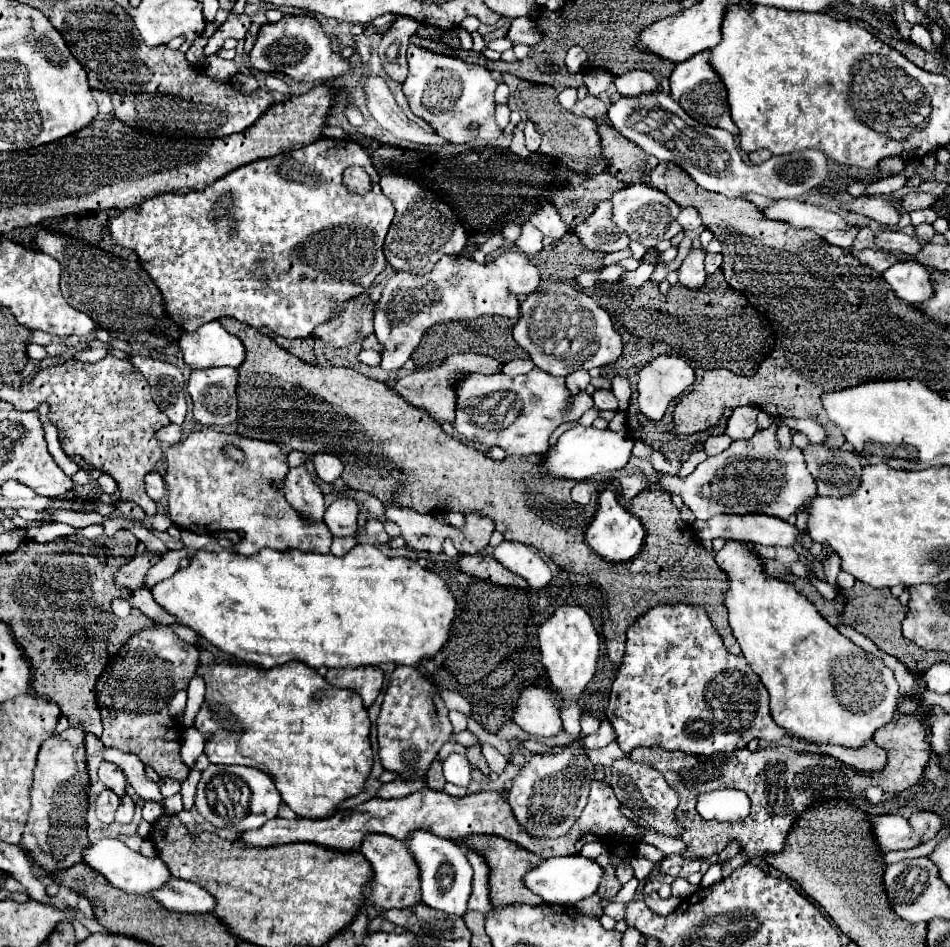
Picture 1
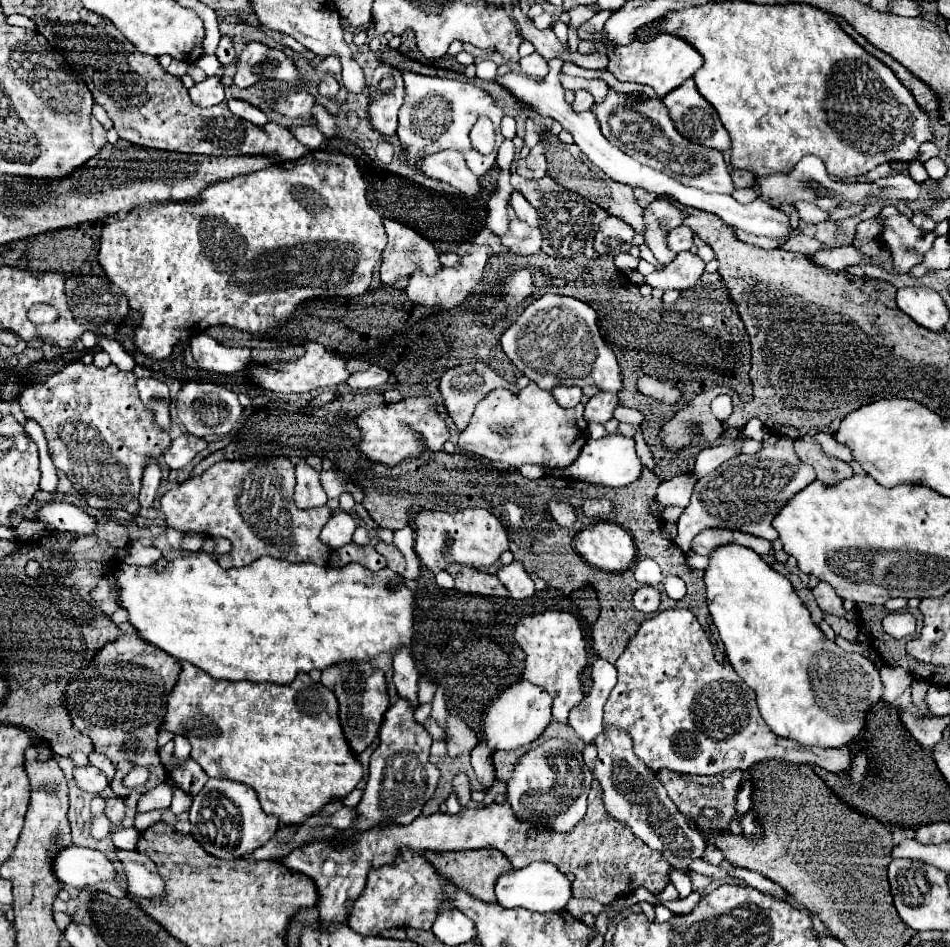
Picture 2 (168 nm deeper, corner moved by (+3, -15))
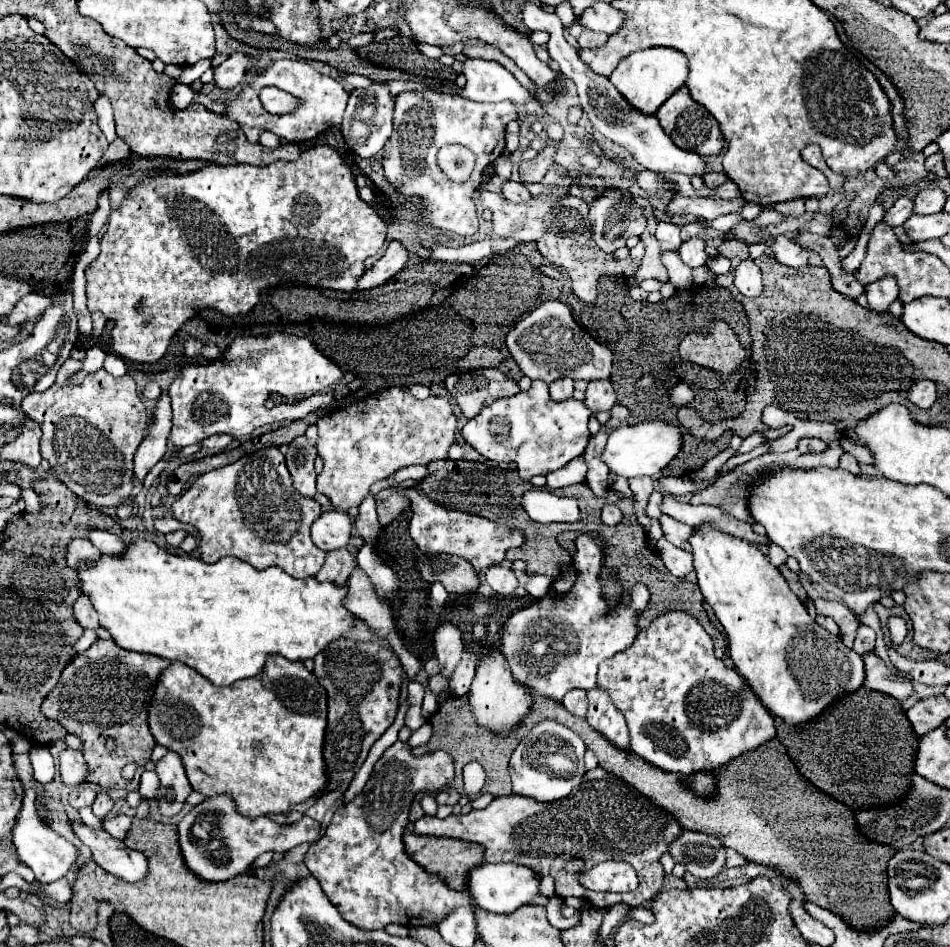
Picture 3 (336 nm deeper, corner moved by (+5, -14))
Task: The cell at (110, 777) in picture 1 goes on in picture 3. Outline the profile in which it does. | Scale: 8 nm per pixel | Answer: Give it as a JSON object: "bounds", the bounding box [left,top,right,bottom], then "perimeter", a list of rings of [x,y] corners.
{"bounds":[59,748,87,786],"perimeter":[[[65,748],[59,752],[59,764],[61,764],[61,778],[65,786],[87,786],[85,774],[87,766],[83,762],[83,754],[73,748]]]}

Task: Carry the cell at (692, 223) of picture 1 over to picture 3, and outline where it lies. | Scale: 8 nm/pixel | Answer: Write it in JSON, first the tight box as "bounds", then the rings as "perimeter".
{"bounds":[655,222,681,250],"perimeter":[[[659,222],[657,232],[655,232],[659,244],[663,250],[679,250],[681,246],[681,236],[679,236],[679,226],[669,224],[669,222]]]}

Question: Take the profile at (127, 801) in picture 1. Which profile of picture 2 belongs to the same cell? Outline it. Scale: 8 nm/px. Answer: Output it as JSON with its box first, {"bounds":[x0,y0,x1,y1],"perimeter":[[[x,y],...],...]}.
{"bounds":[105,797,127,827],"perimeter":[[[121,797],[107,799],[105,813],[107,813],[107,817],[111,819],[111,823],[113,823],[115,827],[119,827],[119,825],[123,823],[123,819],[125,819],[125,809],[127,809],[127,805],[125,805],[125,801],[123,801]]]}

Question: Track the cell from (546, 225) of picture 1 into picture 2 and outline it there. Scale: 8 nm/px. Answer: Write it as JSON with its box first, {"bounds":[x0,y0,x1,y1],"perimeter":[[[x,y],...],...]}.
{"bounds":[511,191,539,227],"perimeter":[[[513,191],[511,193],[511,207],[515,209],[515,213],[517,213],[517,217],[521,219],[521,221],[525,221],[525,223],[529,223],[529,225],[533,225],[533,227],[539,227],[539,217],[537,217],[537,211],[531,207],[531,203],[519,193],[519,191]]]}

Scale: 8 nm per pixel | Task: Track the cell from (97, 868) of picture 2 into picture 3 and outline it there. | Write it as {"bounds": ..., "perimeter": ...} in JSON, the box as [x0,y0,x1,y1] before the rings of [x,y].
{"bounds":[11,788,77,884],"perimeter":[[[25,788],[25,796],[23,796],[23,806],[17,814],[15,826],[11,830],[11,846],[15,848],[17,860],[25,866],[29,866],[35,874],[35,878],[41,884],[51,884],[55,880],[59,880],[61,876],[67,876],[67,872],[77,866],[77,850],[73,844],[69,844],[65,838],[61,838],[59,834],[55,834],[41,818],[37,818],[37,806],[35,806],[35,798],[37,798],[37,790],[35,788]]]}

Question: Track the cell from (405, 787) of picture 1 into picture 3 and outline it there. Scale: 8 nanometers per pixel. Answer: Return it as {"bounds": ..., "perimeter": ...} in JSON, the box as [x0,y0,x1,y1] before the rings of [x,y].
{"bounds":[177,798,319,882],"perimeter":[[[207,798],[203,804],[195,806],[177,824],[179,848],[183,862],[191,874],[205,882],[223,882],[237,874],[249,870],[251,862],[263,852],[287,852],[301,842],[313,842],[319,838],[319,822],[311,818],[301,818],[295,826],[281,826],[271,822],[267,816],[247,818],[233,810],[229,798]]]}

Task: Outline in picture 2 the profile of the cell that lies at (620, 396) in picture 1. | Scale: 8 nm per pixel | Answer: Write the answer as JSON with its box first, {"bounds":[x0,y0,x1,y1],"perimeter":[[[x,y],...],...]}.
{"bounds":[501,295,623,395],"perimeter":[[[541,295],[503,333],[501,345],[515,367],[545,391],[553,391],[559,385],[595,385],[617,395],[623,389],[617,357],[601,337],[597,311],[581,299]]]}

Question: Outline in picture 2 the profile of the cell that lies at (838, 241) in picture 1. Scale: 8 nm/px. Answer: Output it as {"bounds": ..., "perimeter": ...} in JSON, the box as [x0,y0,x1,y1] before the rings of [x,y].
{"bounds":[855,219,881,239],"perimeter":[[[867,219],[867,221],[861,221],[857,231],[855,231],[855,239],[877,239],[879,237],[879,231],[881,231],[881,221],[879,219]]]}

